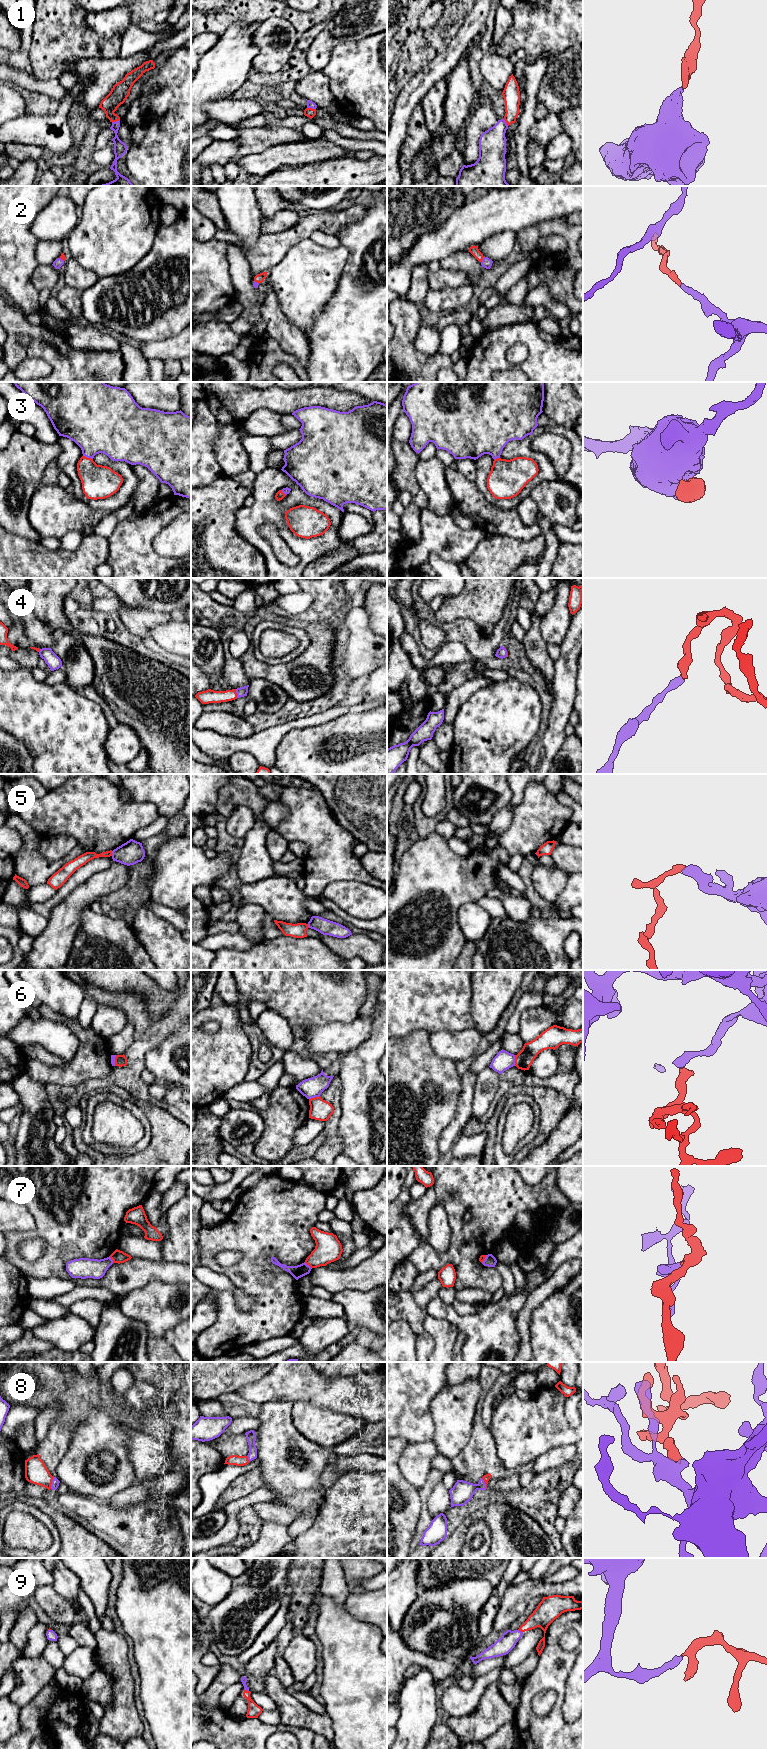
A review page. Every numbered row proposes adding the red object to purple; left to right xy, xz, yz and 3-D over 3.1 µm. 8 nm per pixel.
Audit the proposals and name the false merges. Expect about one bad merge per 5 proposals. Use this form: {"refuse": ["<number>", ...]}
{"refuse": ["5", "6", "7"]}

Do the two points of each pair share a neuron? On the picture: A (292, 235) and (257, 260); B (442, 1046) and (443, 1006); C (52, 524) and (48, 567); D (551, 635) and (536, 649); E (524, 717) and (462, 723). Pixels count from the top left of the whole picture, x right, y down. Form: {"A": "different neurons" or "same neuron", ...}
{"A": "same neuron", "B": "different neurons", "C": "different neurons", "D": "different neurons", "E": "same neuron"}

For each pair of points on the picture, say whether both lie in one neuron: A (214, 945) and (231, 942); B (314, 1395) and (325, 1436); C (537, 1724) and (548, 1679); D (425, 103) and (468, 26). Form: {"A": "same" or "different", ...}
{"A": "same", "B": "different", "C": "same", "D": "different"}

